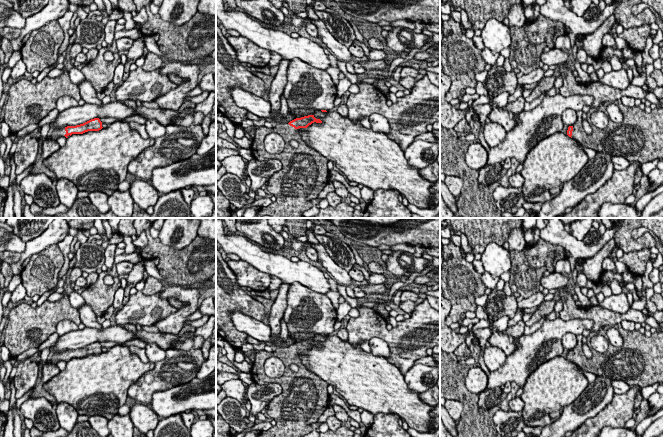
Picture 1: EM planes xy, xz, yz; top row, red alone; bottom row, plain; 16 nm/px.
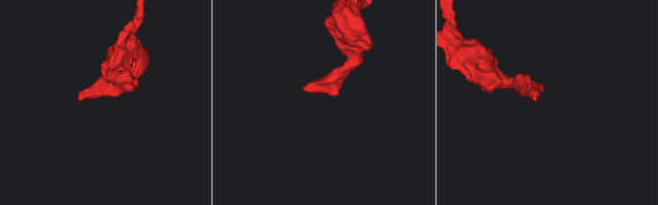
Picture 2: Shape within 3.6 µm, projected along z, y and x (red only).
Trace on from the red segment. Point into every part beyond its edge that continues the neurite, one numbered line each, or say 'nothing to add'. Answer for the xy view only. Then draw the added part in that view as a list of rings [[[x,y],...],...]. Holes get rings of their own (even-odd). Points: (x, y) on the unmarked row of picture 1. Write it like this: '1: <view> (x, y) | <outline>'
1: xy (56, 358) | [[[65,351],[59,352],[58,354],[54,354],[49,361],[46,361],[46,363],[49,362],[52,364],[57,364],[61,360],[65,361],[64,360],[65,358],[66,358]]]

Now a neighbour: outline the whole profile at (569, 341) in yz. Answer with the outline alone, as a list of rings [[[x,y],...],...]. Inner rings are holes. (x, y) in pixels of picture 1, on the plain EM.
[[[566,333],[562,337],[562,346],[564,349],[573,350],[577,346],[577,338],[576,335],[573,333]]]

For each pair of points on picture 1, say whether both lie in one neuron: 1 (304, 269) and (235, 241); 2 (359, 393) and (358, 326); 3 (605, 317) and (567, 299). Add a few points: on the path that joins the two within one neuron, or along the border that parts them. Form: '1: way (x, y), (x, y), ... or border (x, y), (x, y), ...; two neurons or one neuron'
1: way (287, 269), (265, 262), (252, 254); one neuron
2: border (347, 340), (354, 346), (358, 344), (370, 353); two neurons
3: way (595, 313), (578, 312), (575, 309); one neuron

